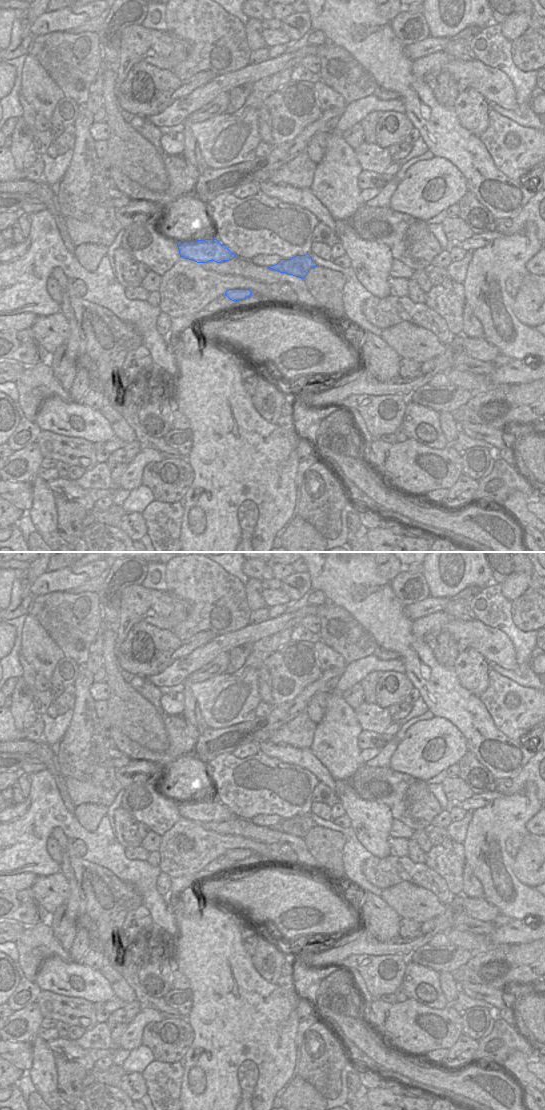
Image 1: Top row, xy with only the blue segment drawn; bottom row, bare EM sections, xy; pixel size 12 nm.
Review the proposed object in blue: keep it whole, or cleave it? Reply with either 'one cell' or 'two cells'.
two cells

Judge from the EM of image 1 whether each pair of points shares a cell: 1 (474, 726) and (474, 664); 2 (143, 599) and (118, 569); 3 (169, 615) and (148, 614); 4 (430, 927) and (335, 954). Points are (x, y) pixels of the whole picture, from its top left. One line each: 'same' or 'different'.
1: different
2: different
3: same
4: same

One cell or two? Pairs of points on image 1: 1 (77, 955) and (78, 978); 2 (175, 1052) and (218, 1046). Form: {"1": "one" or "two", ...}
{"1": "two", "2": "two"}

